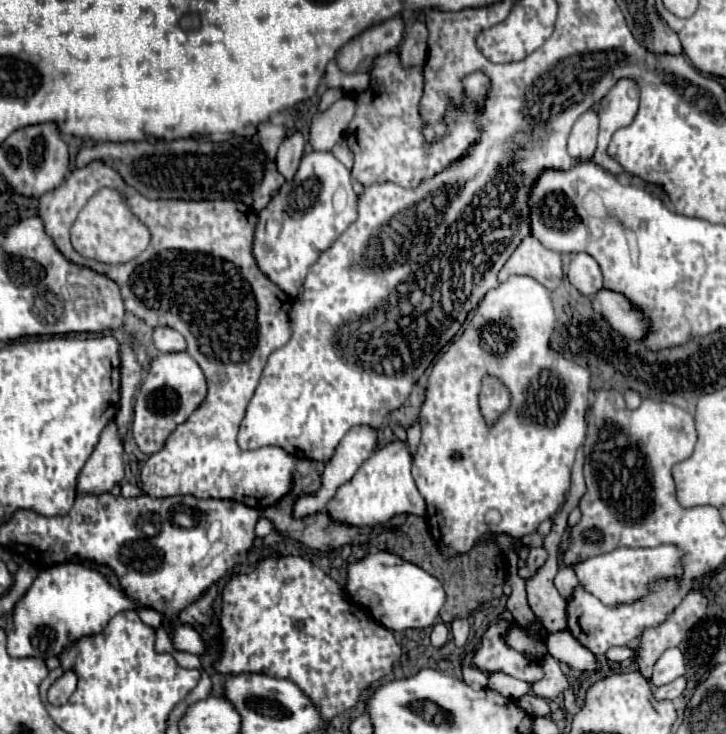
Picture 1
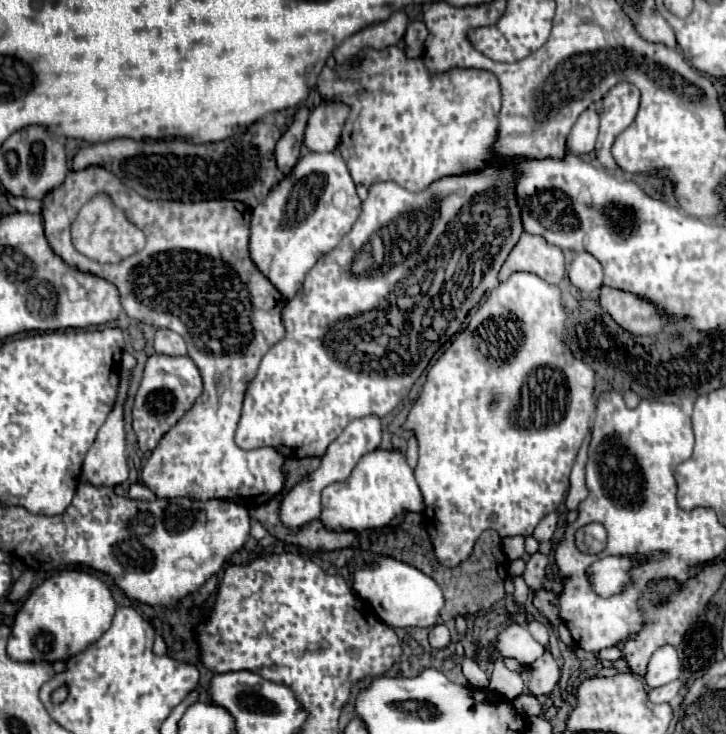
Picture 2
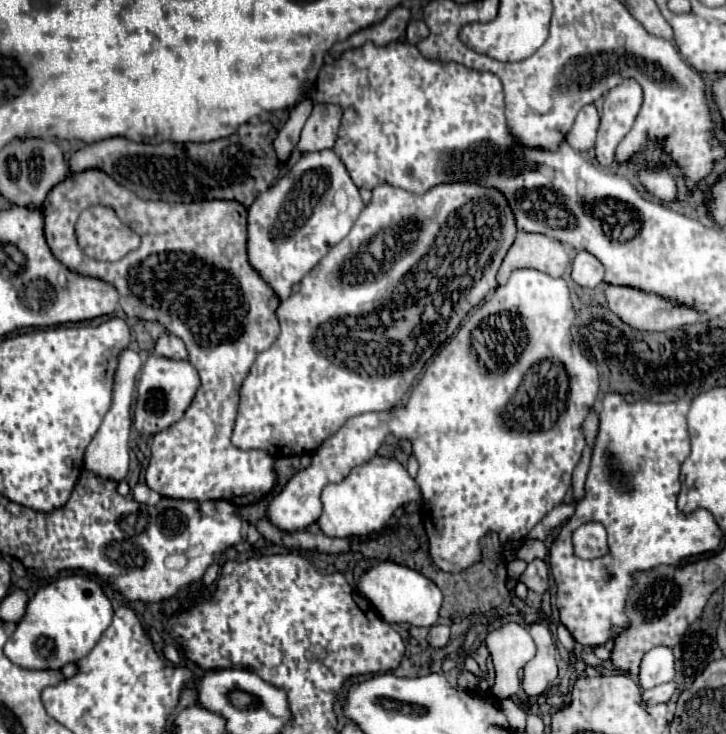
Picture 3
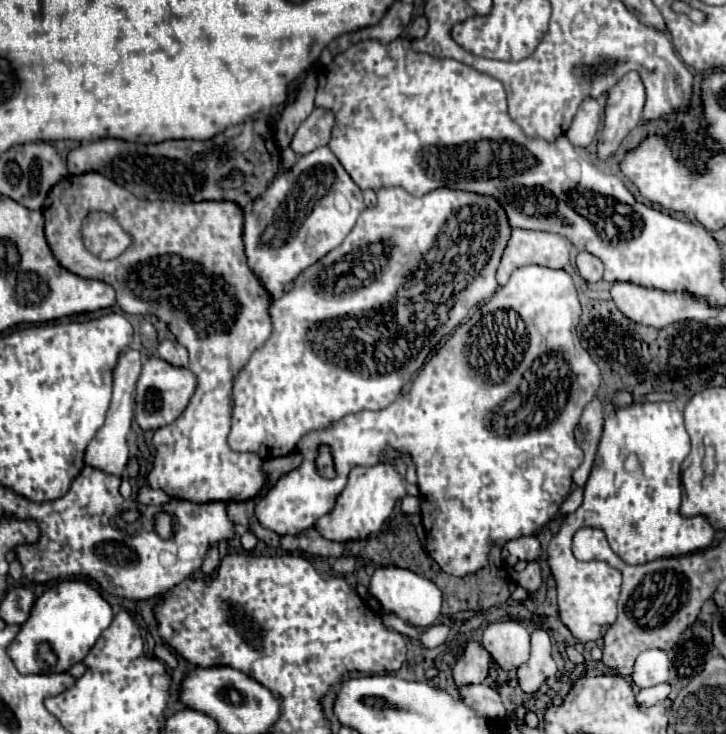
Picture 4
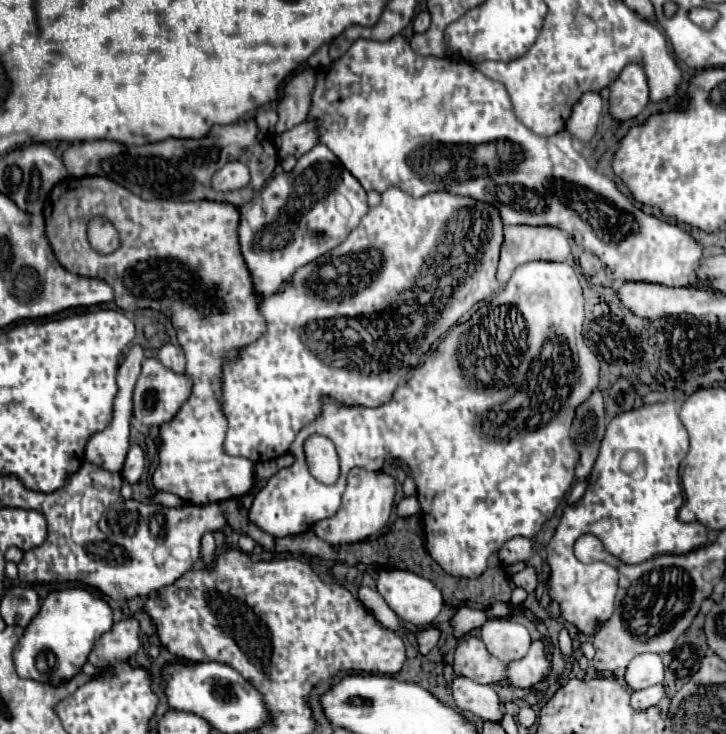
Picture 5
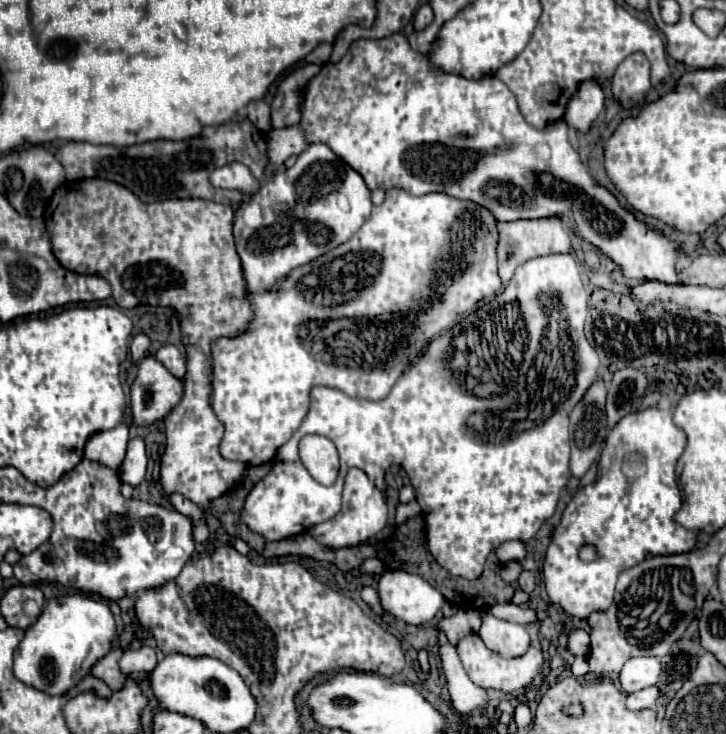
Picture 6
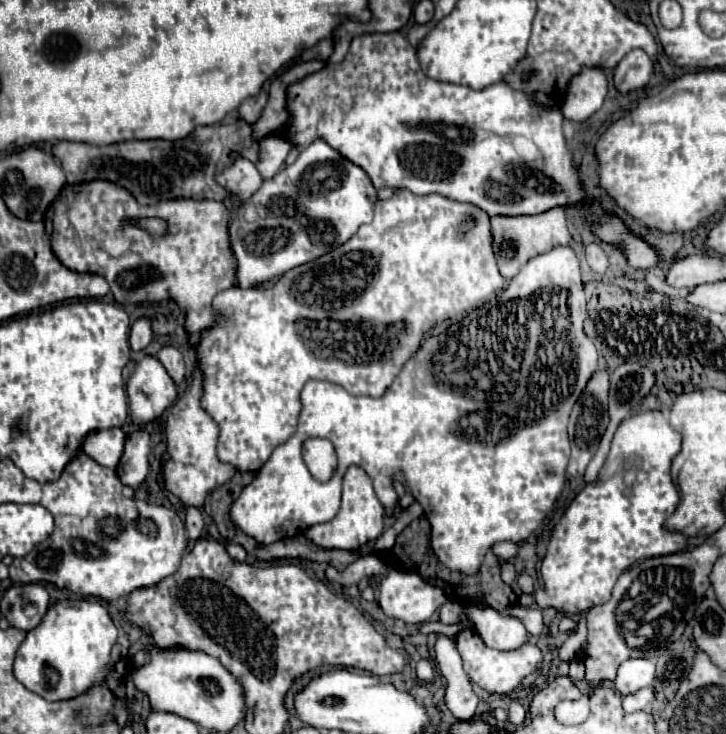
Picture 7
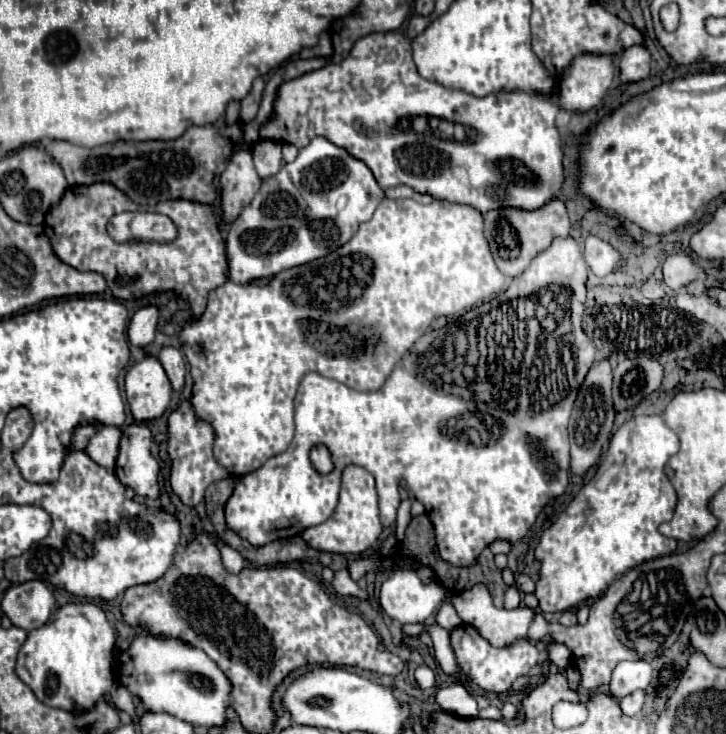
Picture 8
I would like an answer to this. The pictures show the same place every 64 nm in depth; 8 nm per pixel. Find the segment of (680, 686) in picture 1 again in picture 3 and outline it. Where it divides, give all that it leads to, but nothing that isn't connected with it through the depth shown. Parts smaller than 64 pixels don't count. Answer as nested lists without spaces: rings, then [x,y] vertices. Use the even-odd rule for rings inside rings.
[[[666,682],[666,684],[660,684],[660,686],[654,686],[650,690],[644,690],[642,692],[642,700],[646,704],[660,704],[660,702],[668,702],[670,696],[674,694],[676,690],[676,684],[674,682]]]

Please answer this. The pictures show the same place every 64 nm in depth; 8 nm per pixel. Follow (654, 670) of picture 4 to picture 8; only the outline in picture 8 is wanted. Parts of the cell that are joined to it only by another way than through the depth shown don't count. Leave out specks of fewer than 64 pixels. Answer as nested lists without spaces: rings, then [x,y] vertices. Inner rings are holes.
[[[646,660],[618,662],[610,678],[610,696],[624,698],[634,690],[644,690],[652,680],[652,666]]]

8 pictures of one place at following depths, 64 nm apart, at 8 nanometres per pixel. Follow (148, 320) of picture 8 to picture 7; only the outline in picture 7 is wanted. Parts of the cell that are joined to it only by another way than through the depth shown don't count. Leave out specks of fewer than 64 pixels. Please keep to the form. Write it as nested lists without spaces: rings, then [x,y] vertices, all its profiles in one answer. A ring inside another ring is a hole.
[[[148,316],[138,318],[130,328],[132,350],[144,350],[152,342],[152,320]]]

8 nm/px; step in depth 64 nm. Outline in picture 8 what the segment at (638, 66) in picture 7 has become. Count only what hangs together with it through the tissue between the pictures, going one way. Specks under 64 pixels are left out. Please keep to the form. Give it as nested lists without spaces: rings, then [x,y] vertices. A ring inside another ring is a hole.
[[[630,46],[620,60],[620,80],[636,82],[650,74],[650,52],[644,46]]]

